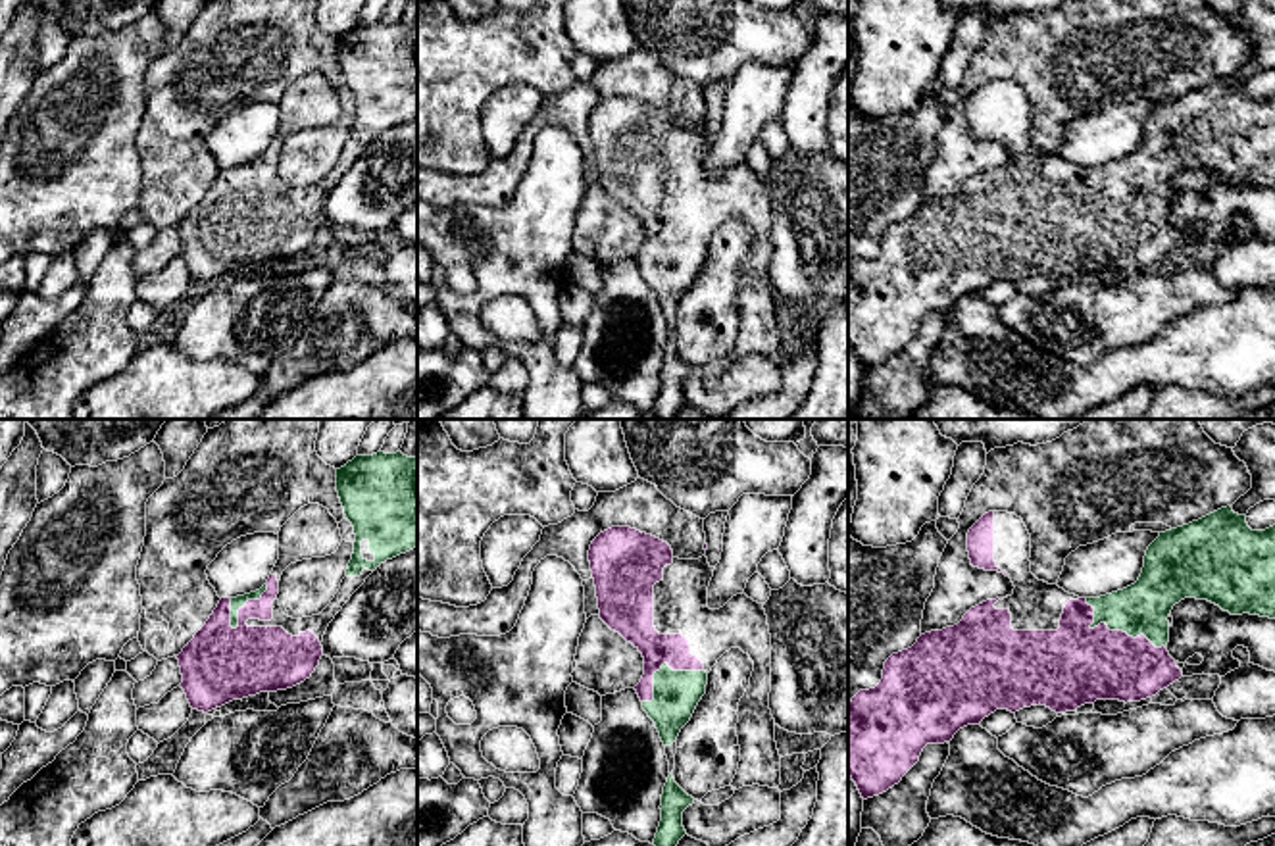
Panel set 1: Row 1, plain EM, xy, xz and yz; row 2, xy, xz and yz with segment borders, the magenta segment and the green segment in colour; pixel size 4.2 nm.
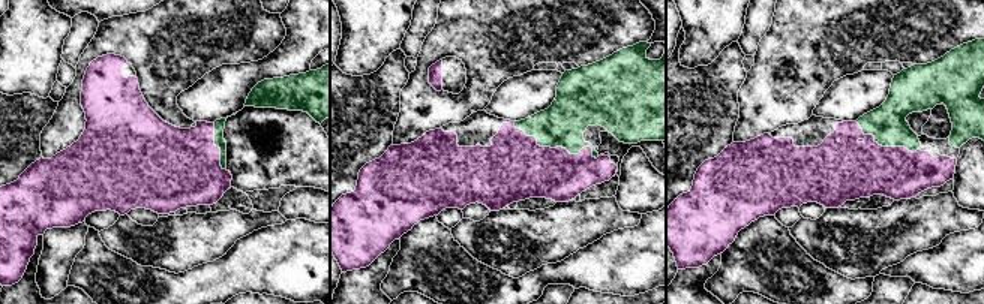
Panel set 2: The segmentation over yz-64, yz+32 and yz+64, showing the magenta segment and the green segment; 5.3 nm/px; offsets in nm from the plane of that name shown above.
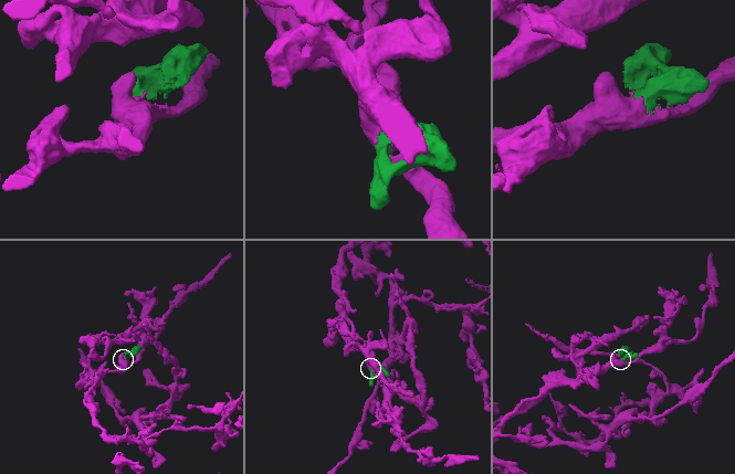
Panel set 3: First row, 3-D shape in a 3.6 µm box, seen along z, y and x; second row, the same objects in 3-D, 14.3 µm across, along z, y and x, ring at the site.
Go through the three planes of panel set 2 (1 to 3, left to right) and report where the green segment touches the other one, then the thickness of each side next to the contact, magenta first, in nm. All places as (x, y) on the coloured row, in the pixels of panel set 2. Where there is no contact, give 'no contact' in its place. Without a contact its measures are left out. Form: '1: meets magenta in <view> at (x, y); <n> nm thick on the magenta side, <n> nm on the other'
1: meets magenta in yz-64 at (218, 147); 420 nm thick on the magenta side, 60 nm on the other
2: meets magenta in yz+32 at (557, 147); 340 nm thick on the magenta side, 240 nm on the other
3: meets magenta in yz+64 at (885, 147); 320 nm thick on the magenta side, 200 nm on the other

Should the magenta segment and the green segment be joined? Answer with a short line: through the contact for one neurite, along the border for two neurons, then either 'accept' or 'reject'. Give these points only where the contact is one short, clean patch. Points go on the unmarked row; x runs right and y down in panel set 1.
accept

